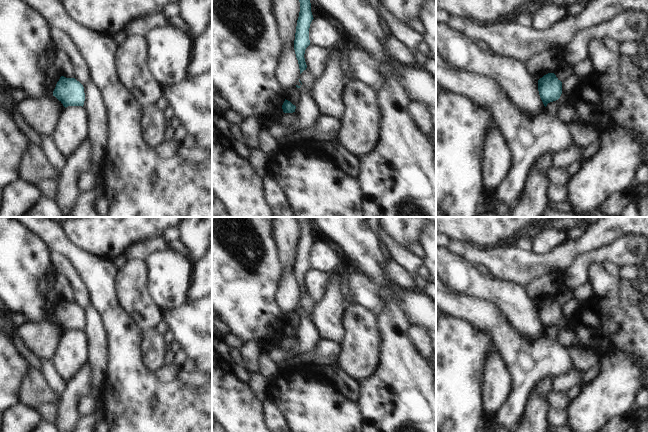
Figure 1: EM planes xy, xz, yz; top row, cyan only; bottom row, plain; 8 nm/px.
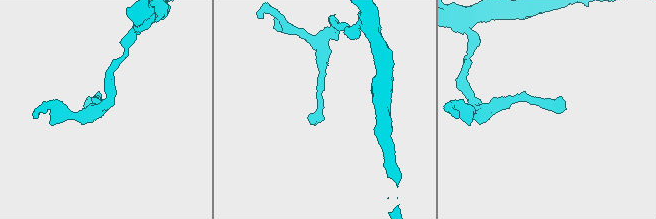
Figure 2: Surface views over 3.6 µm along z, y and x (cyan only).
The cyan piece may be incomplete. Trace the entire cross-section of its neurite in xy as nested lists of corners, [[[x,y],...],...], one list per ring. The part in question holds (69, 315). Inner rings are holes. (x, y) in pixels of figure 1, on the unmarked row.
[[[61,300],[53,315],[55,320],[66,332],[68,330],[82,330],[85,325],[83,309],[75,302]]]

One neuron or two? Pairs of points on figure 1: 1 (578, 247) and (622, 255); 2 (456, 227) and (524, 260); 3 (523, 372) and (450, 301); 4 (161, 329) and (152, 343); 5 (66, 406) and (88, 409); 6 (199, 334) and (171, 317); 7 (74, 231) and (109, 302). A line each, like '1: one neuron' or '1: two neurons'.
1: two neurons
2: two neurons
3: one neuron
4: two neurons
5: two neurons
6: one neuron
7: two neurons

